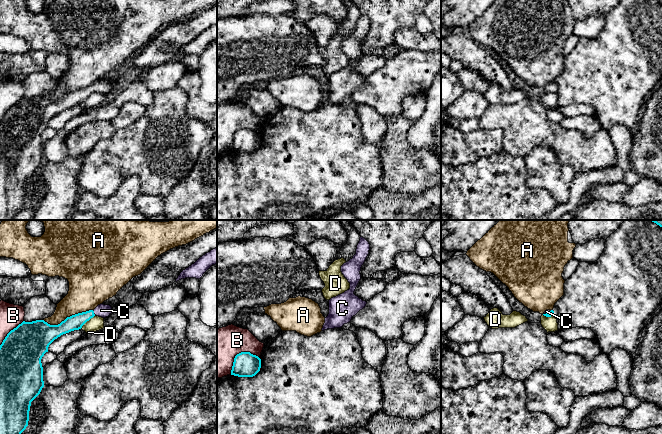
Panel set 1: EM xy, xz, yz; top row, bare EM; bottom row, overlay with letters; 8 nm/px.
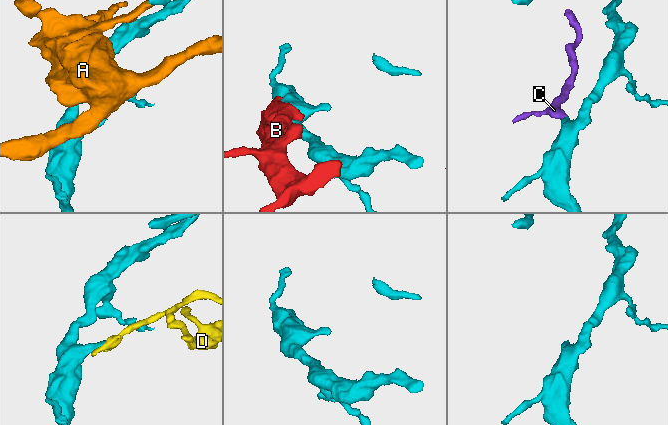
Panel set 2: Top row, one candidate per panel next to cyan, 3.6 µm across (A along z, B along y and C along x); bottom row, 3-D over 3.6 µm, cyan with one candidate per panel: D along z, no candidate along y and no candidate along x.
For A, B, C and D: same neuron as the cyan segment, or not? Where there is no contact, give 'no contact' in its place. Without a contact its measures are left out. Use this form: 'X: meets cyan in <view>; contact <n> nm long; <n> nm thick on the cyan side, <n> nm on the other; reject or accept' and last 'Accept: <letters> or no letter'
A: meets cyan in xy; contact 400 nm long; 200 nm thick on the cyan side, 280 nm on the other; reject
B: meets cyan in xz; contact 280 nm long; 200 nm thick on the cyan side, 320 nm on the other; reject
C: meets cyan in xy; contact 50 nm long; 130 nm thick on the cyan side, 100 nm on the other; accept
D: meets cyan in xy; contact 170 nm long; 130 nm thick on the cyan side, 120 nm on the other; reject
Accept: C

